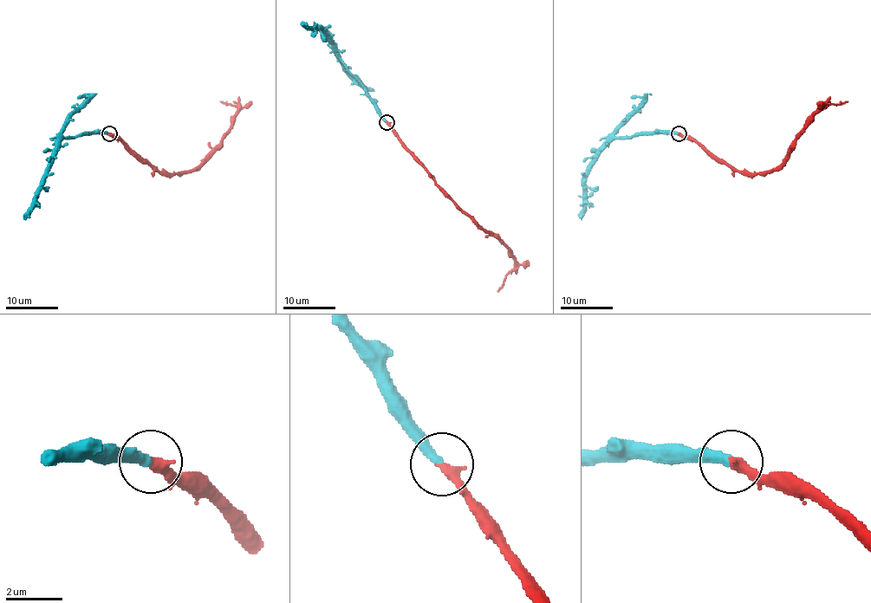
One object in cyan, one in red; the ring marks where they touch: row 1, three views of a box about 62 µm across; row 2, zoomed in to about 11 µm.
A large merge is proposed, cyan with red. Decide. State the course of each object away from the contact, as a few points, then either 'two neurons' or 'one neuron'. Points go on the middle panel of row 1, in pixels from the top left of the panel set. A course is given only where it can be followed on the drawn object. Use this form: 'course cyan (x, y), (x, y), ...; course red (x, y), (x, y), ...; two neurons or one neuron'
course cyan (386, 121), (366, 87), (347, 68), (333, 42), (321, 29), (308, 29), (301, 25); course red (386, 121), (401, 145), (446, 194), (500, 242), (515, 262), (497, 292); one neuron

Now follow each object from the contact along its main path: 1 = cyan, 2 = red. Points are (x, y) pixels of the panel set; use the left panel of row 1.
1: (109, 133), (88, 133), (63, 139), (43, 178), (36, 204), (23, 219)
2: (109, 133), (152, 169), (169, 173), (190, 173), (220, 143), (237, 112), (236, 106), (220, 101)

